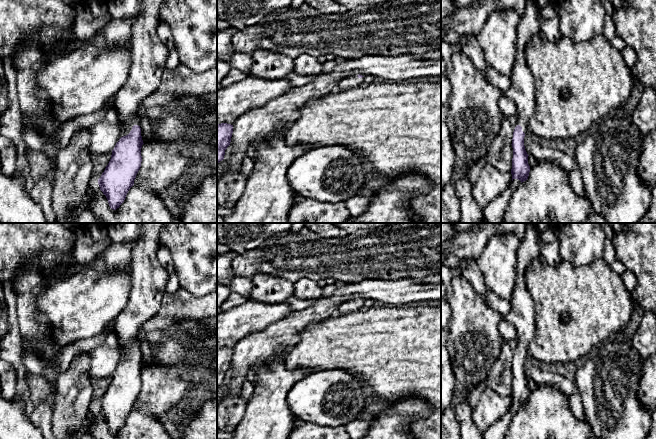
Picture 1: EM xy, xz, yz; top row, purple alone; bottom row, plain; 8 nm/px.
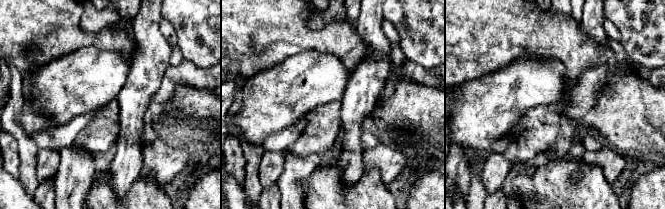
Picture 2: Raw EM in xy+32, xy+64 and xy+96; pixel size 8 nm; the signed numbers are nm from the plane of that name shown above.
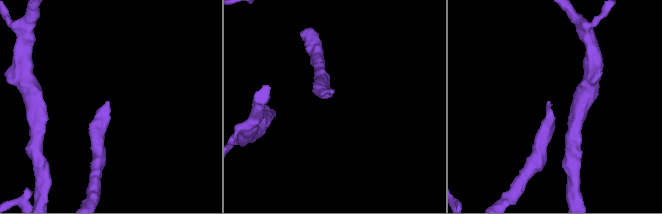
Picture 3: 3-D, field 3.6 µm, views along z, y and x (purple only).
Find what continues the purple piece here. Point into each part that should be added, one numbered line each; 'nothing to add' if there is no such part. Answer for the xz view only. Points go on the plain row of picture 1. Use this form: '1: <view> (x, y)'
1: xz (352, 306)

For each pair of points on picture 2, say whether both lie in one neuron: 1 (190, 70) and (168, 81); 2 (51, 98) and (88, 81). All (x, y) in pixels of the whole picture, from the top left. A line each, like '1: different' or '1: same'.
1: same
2: same

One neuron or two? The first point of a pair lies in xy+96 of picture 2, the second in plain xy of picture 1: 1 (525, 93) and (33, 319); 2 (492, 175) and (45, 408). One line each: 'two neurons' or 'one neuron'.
1: two neurons
2: two neurons

